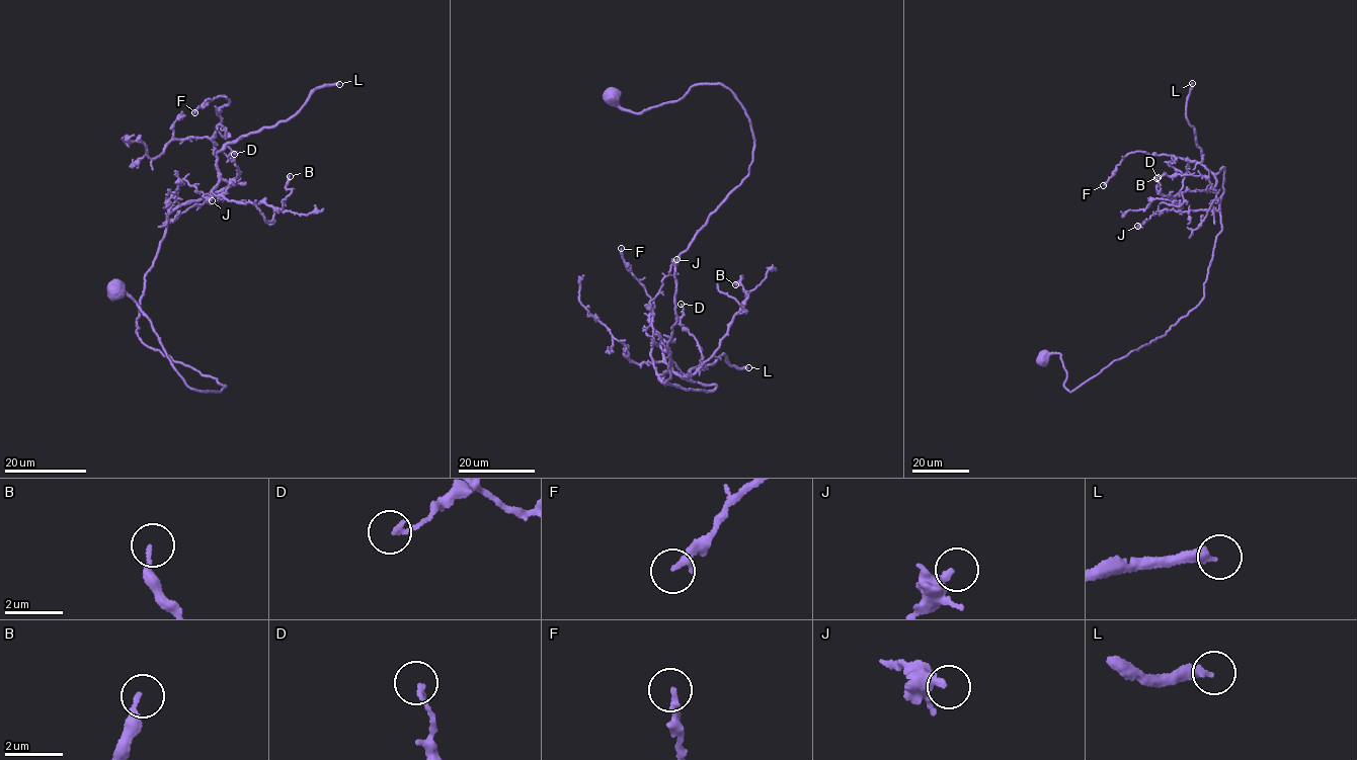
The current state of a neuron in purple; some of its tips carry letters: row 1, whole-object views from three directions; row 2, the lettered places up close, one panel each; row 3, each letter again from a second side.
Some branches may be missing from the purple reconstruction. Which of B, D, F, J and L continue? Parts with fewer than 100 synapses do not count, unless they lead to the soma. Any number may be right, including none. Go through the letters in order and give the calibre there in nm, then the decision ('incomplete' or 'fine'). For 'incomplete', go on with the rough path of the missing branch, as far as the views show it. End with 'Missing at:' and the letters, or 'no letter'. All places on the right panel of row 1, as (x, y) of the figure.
B: calibre 160 nm; fine
D: calibre 160 nm; fine
F: calibre 280 nm; fine
J: calibre 380 nm; fine
L: calibre 320 nm; incomplete; course (1192, 83), (1182, 66), (1143, 54), (1145, 73), (1138, 101), (1162, 131), (1136, 196), (1158, 199)
Missing at: L

